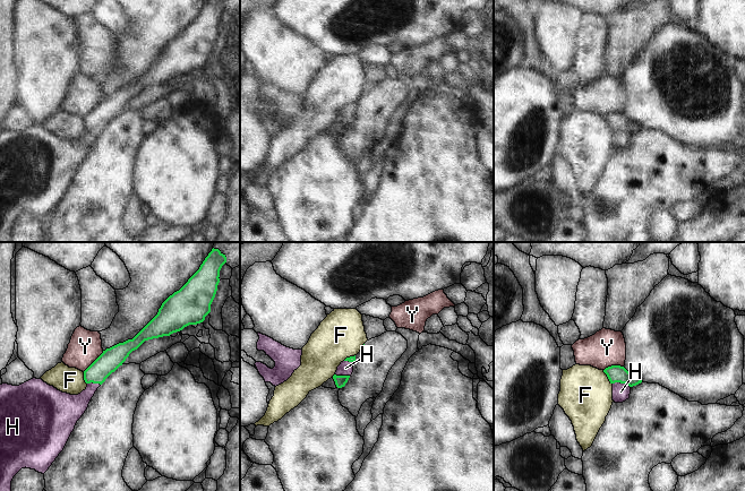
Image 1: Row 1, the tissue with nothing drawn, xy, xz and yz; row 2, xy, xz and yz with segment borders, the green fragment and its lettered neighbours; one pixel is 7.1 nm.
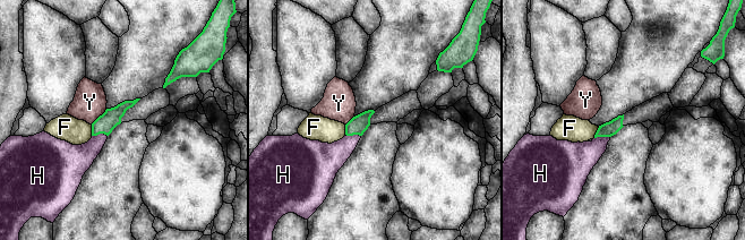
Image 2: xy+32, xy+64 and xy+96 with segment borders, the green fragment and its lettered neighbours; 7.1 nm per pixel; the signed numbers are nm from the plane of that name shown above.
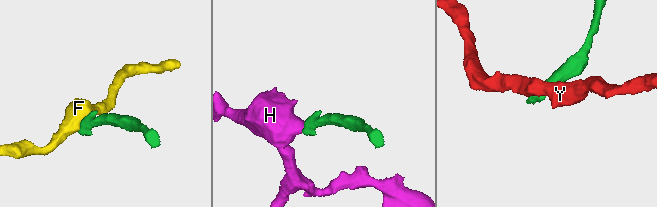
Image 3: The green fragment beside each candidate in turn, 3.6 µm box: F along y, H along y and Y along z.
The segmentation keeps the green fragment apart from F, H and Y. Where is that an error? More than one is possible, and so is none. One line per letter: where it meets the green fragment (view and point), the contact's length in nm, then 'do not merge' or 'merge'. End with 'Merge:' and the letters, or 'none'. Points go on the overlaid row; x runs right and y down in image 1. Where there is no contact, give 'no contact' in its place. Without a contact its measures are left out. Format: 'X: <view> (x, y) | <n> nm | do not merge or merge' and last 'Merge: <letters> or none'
F: yz (607, 376) | 120 nm | do not merge
H: yz (622, 382) | 130 nm | merge
Y: xy (94, 361) | 220 nm | do not merge
Merge: H

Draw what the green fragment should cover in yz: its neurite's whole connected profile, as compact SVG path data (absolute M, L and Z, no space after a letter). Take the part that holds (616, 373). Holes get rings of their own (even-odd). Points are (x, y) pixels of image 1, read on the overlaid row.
M611 365L603 370L613 385L613 400L623 403L630 398L631 388L642 382L634 373L628 372L624 367Z

